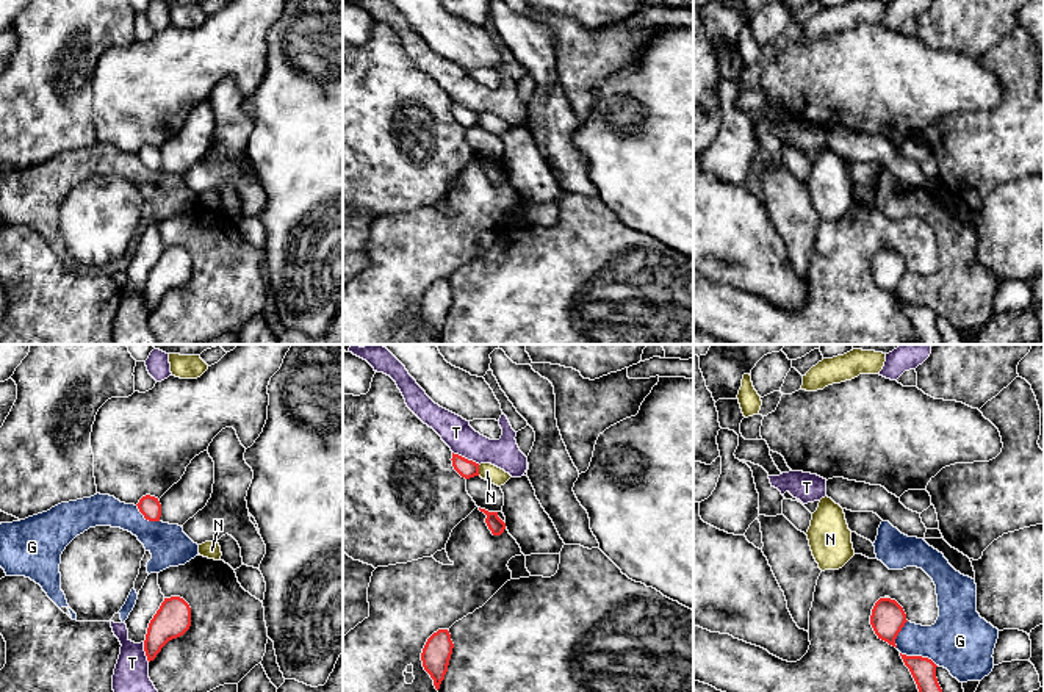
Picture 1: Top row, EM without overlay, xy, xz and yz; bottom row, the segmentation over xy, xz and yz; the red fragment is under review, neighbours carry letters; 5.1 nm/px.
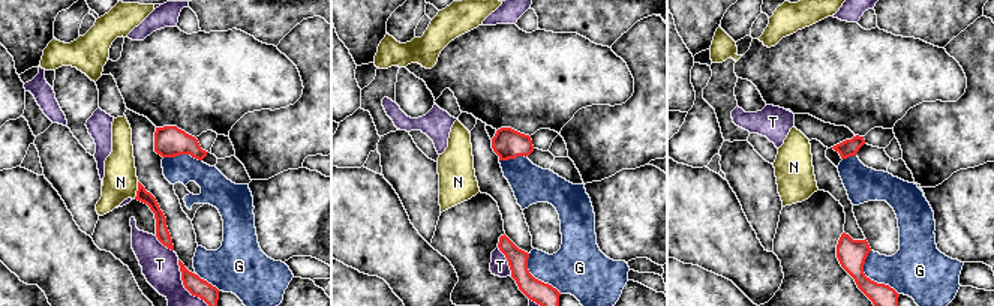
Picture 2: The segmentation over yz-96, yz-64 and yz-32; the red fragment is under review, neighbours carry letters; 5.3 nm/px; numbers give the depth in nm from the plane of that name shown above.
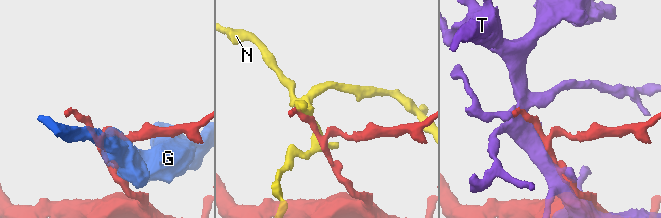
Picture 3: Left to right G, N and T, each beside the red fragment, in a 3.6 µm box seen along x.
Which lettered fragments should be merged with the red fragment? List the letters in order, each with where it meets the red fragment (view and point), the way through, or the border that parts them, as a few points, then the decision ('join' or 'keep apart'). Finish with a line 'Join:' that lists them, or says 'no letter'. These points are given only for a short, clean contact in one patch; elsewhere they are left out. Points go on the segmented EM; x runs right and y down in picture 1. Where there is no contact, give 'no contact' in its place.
G: yz (919, 656) | keep apart
N: xz (478, 470) | keep apart
T: xz (467, 459) | keep apart
Join: no letter

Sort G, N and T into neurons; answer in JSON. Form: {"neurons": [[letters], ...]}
{"neurons": [["G"], ["N"], ["T"]]}

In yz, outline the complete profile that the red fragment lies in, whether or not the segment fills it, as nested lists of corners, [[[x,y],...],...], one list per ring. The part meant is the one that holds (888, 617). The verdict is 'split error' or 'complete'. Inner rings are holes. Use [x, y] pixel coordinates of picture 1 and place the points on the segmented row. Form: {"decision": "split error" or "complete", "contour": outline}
{"decision": "complete", "contour": [[[880,598],[872,609],[870,625],[875,634],[895,648],[895,639],[906,622],[906,614],[895,600]]]}

